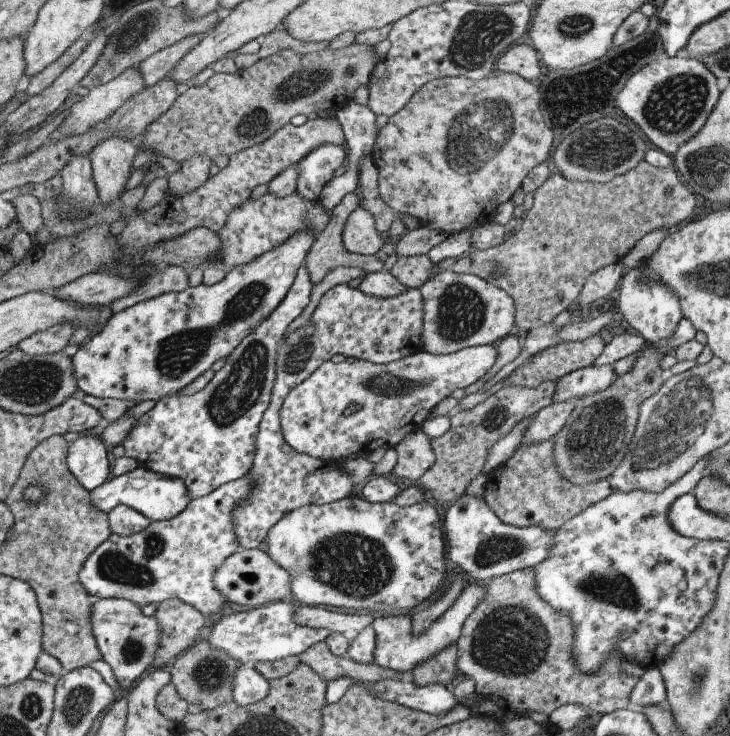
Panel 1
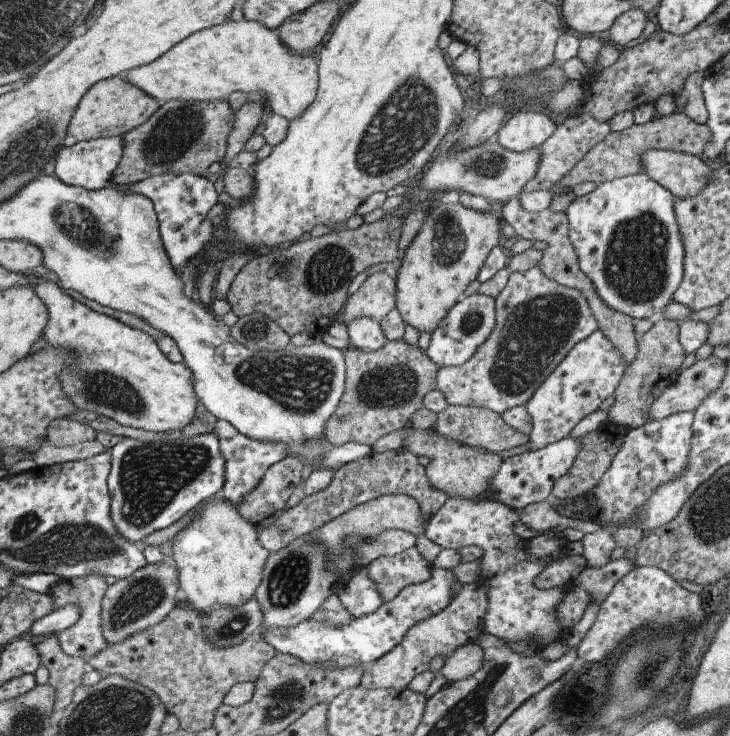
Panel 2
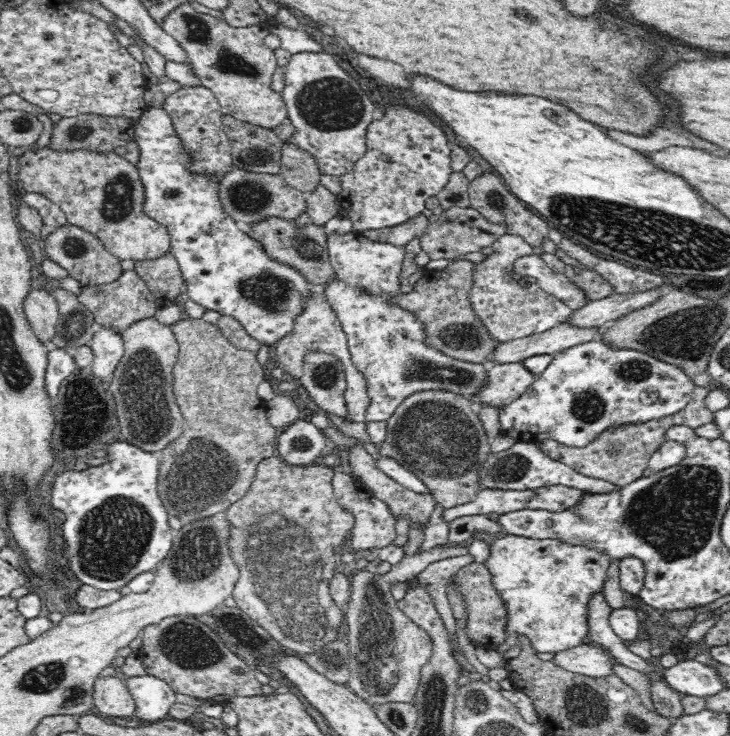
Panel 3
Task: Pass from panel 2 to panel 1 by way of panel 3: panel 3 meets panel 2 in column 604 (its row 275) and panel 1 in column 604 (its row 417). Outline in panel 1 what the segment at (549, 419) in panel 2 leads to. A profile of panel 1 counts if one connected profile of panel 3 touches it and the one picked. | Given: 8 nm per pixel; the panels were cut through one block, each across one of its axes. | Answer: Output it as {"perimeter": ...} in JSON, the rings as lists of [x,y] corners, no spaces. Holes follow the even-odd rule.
{"perimeter":[[[611,365],[575,369],[554,383],[551,400],[555,403],[583,400],[589,394],[593,395],[599,390],[605,390],[615,382],[616,378]]]}

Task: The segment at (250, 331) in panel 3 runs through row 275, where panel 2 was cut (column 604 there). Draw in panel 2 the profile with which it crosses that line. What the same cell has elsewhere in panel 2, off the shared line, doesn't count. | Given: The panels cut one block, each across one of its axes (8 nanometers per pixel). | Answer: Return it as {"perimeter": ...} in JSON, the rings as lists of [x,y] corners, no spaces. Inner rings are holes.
{"perimeter":[[[641,172],[600,183],[589,194],[575,198],[565,208],[568,238],[578,268],[591,280],[596,294],[606,306],[631,319],[648,319],[659,313],[672,300],[682,280],[683,248],[674,218],[673,198],[665,188]]]}

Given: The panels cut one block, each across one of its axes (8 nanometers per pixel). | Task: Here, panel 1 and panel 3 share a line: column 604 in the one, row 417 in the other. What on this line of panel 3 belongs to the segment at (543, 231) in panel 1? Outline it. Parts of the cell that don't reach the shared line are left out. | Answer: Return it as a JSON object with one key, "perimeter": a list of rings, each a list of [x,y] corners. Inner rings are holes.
{"perimeter":[[[182,318],[170,328],[179,345],[173,393],[183,416],[182,434],[159,452],[157,493],[168,514],[185,525],[219,514],[242,498],[254,482],[258,462],[276,454],[277,437],[276,427],[266,418],[264,401],[256,394],[258,385],[268,376],[269,366],[260,365],[256,354],[235,348],[216,325],[208,325],[204,319]]]}

